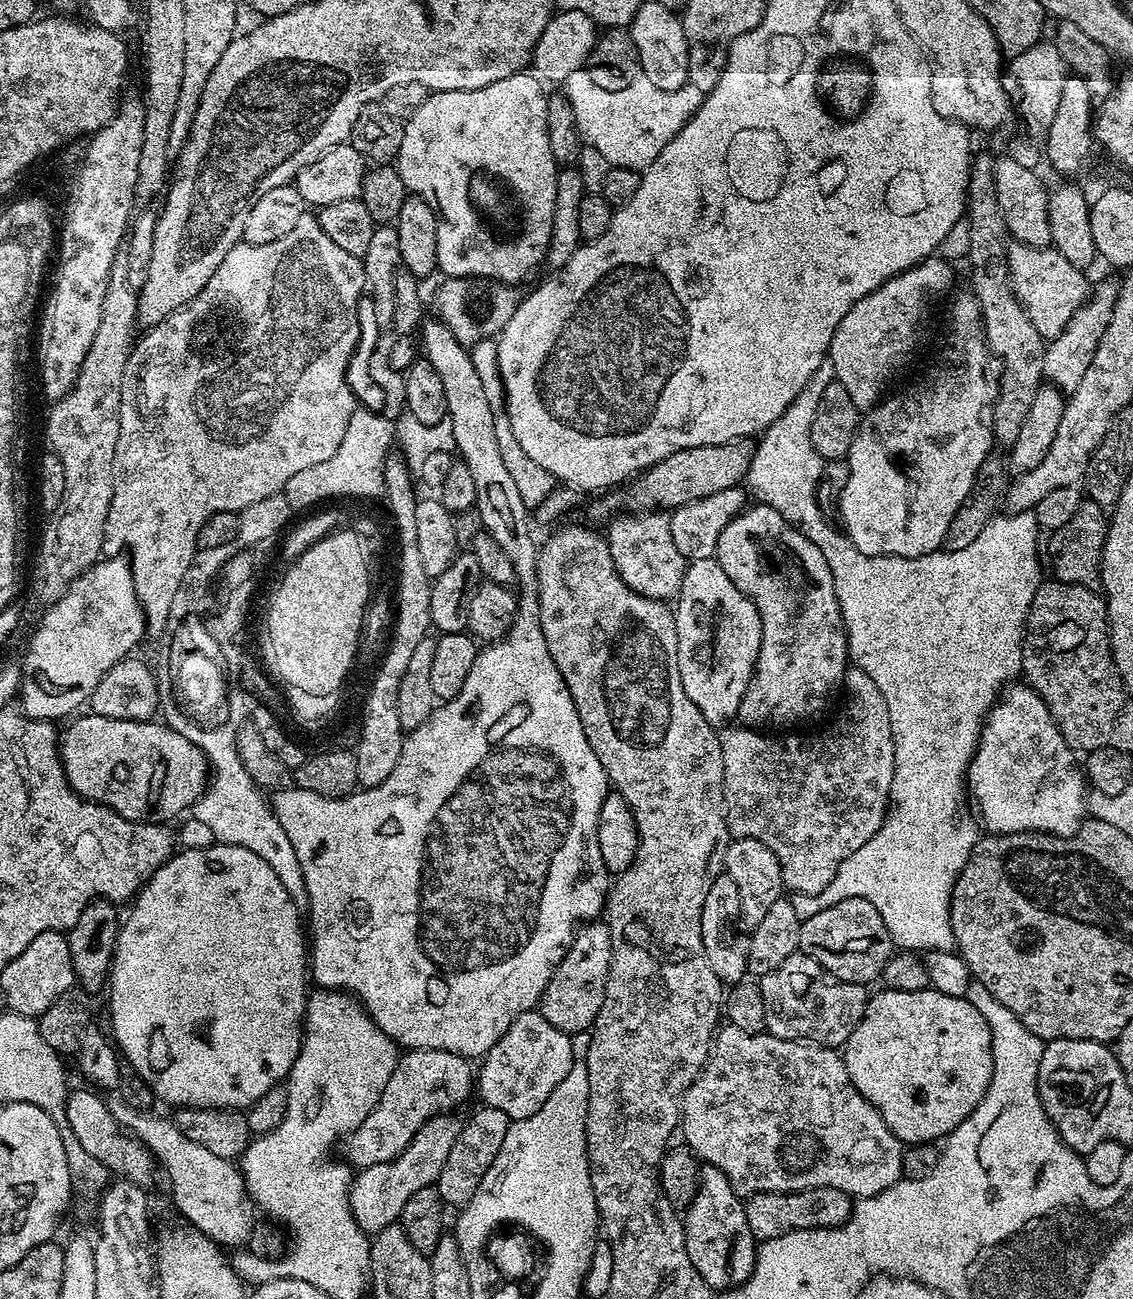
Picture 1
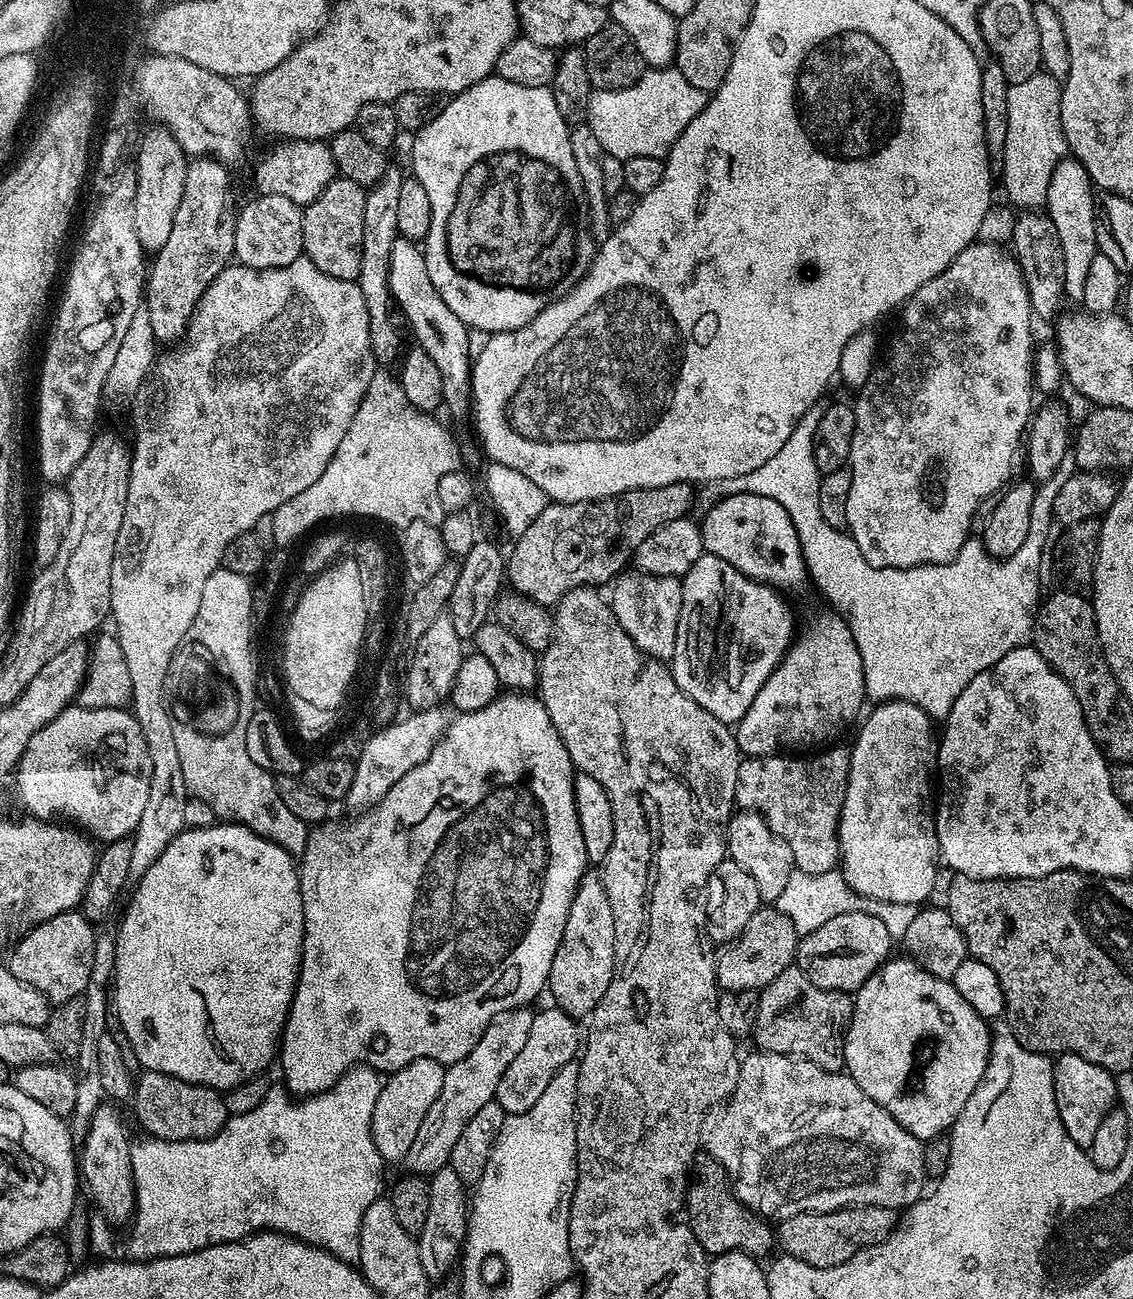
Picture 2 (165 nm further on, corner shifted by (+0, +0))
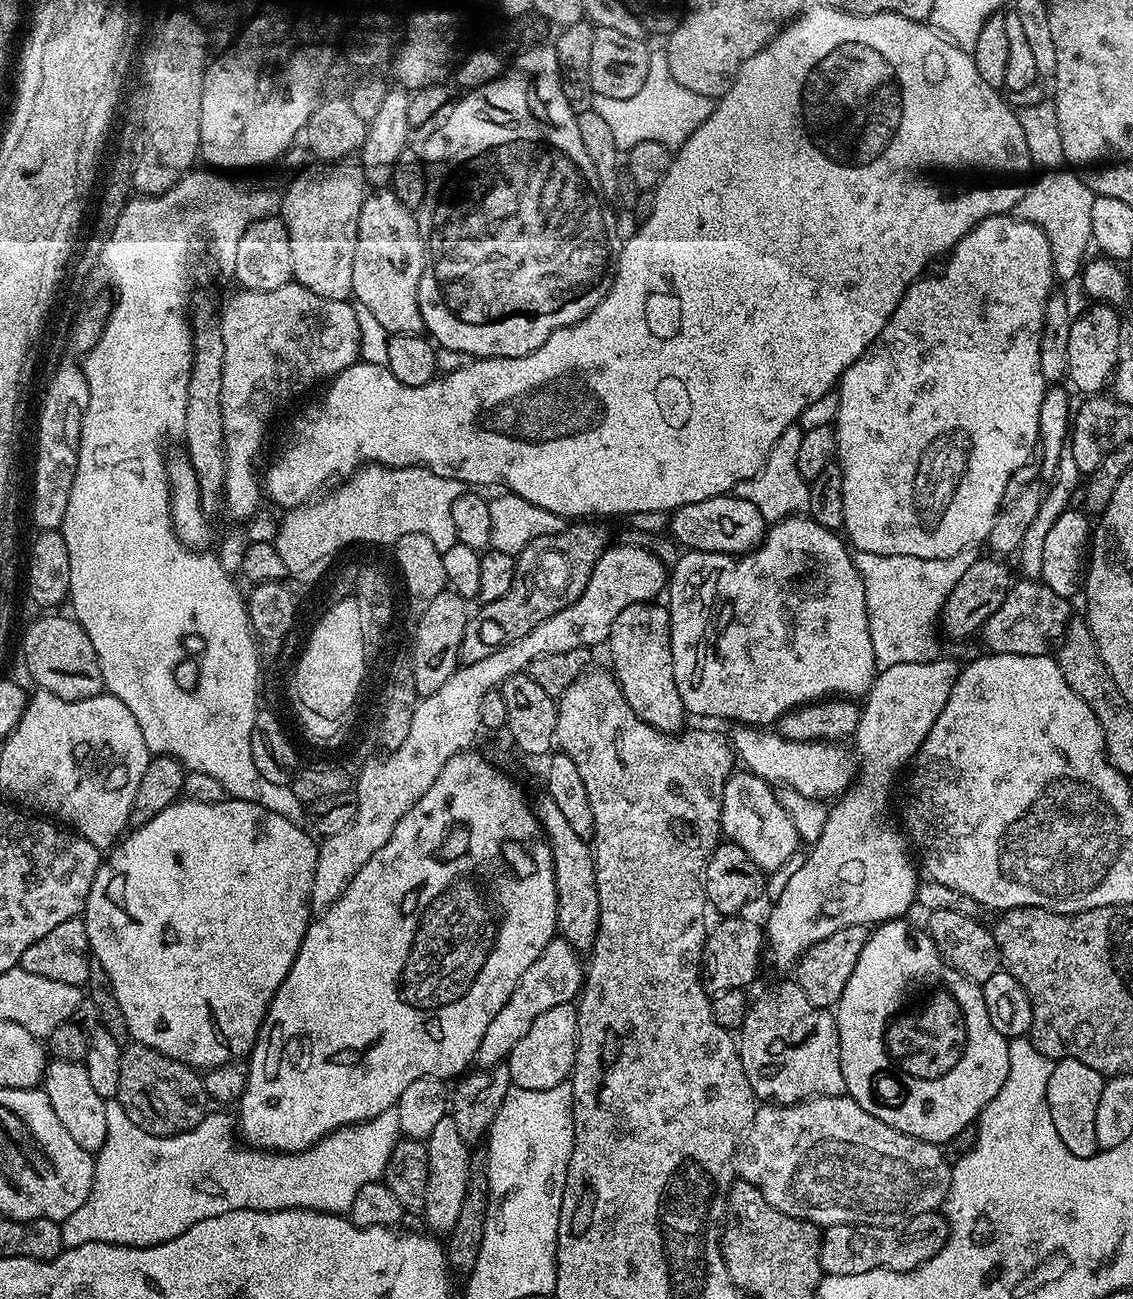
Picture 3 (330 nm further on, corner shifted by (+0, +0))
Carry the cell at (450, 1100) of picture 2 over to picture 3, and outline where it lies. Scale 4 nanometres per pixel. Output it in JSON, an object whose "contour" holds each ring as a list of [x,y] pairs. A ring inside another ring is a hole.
{"contour":[[[553,938],[546,950],[542,950],[542,954],[534,958],[533,964],[526,969],[526,974],[518,978],[518,986],[514,986],[514,994],[510,994],[506,1006],[502,1006],[502,1010],[494,1014],[490,1026],[486,1026],[486,1034],[482,1034],[482,1046],[478,1046],[475,1058],[475,1063],[481,1069],[505,1063],[514,1046],[518,1046],[518,1041],[528,1033],[538,1014],[550,1010],[550,1006],[573,1003],[579,997],[586,975],[585,965],[582,960],[580,964],[579,959],[581,957],[572,944],[559,938]]]}

